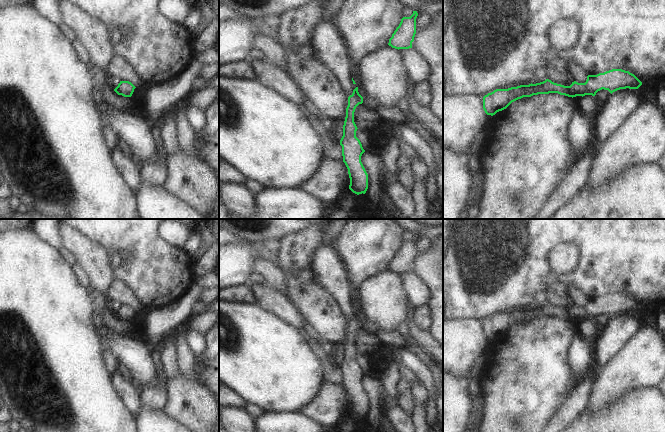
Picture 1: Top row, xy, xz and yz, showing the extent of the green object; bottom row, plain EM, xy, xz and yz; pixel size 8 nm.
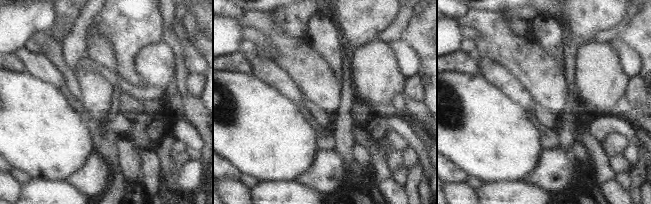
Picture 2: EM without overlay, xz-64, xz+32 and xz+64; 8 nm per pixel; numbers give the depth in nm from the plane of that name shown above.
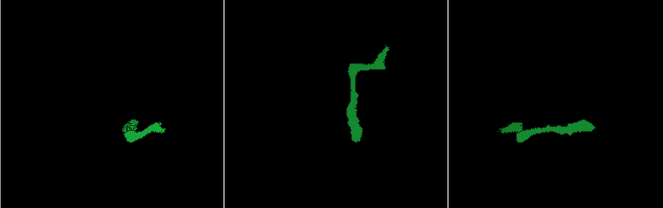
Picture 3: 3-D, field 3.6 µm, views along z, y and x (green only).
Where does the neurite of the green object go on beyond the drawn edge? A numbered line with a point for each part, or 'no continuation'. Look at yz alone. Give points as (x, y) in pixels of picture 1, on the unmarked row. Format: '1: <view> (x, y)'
no continuation

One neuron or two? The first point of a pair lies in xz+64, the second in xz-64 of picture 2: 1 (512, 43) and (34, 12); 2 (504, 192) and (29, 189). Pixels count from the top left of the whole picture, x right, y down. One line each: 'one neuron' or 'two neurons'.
1: two neurons
2: one neuron

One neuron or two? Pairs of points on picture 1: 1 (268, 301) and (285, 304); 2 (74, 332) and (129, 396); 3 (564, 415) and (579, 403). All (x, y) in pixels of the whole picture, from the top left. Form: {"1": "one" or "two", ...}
{"1": "one", "2": "two", "3": "one"}

